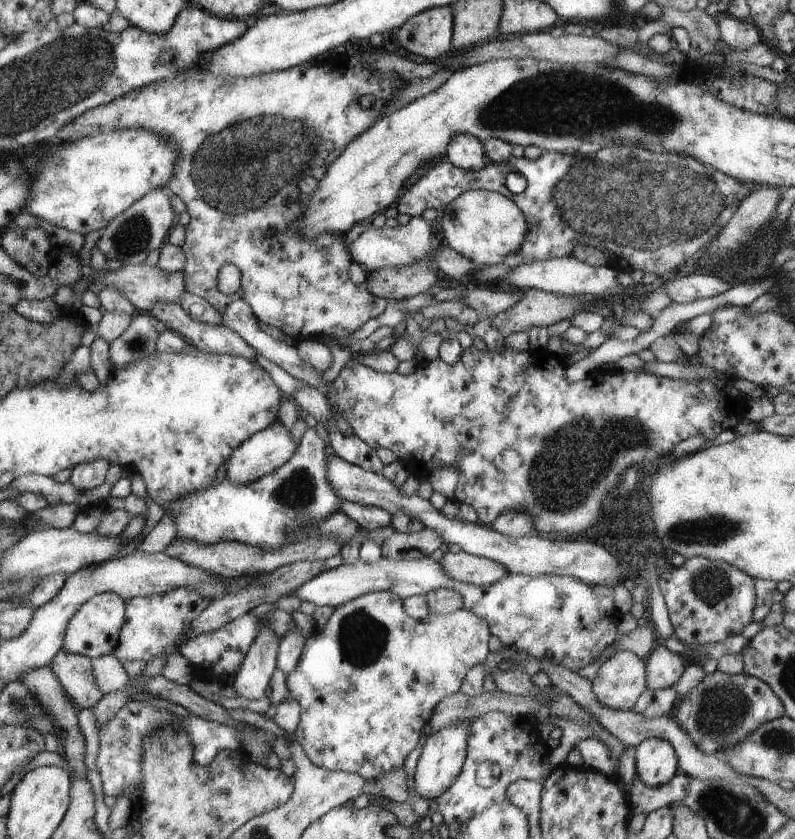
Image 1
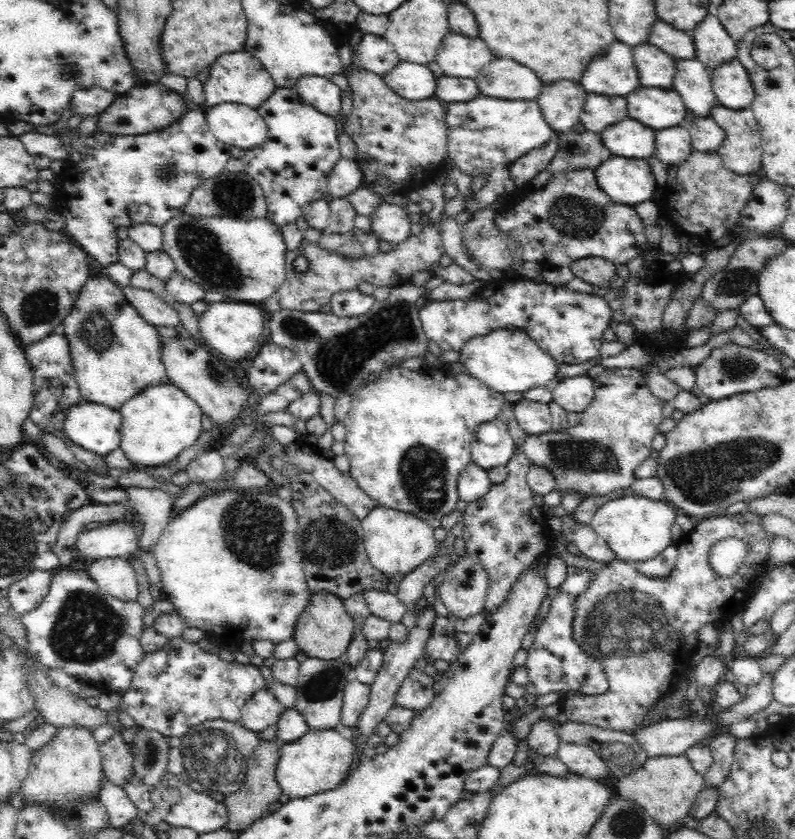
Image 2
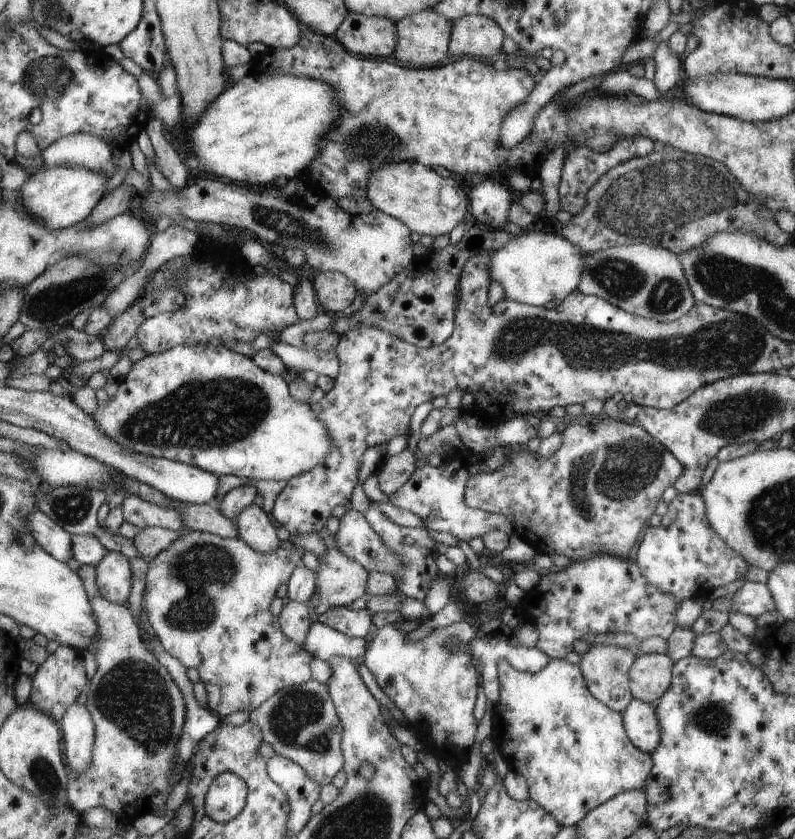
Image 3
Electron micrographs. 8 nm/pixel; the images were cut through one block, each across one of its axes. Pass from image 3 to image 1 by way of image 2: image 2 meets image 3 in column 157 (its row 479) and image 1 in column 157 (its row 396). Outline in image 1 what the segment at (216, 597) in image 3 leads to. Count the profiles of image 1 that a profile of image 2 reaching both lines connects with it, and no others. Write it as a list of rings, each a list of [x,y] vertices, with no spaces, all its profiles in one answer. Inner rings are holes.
[[[177,588],[169,590],[165,594],[157,596],[145,596],[145,598],[127,598],[125,600],[125,626],[121,626],[121,642],[113,650],[113,658],[123,662],[149,662],[151,658],[157,658],[157,654],[175,648],[179,644],[179,638],[189,630],[193,620],[211,604],[213,600],[207,600],[195,590]]]

